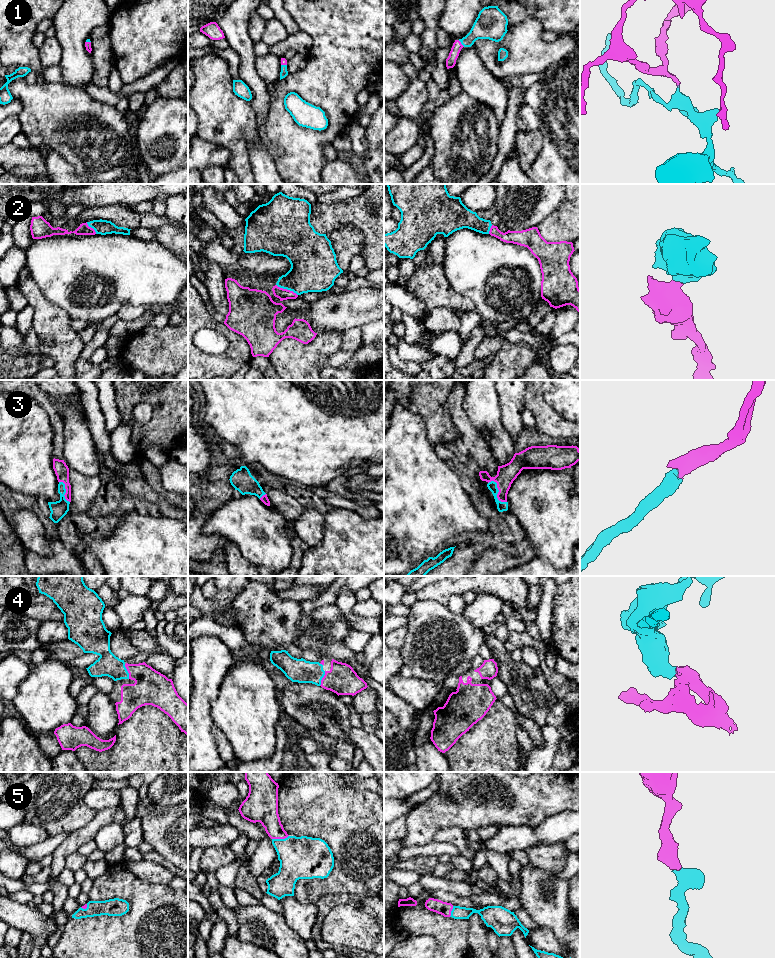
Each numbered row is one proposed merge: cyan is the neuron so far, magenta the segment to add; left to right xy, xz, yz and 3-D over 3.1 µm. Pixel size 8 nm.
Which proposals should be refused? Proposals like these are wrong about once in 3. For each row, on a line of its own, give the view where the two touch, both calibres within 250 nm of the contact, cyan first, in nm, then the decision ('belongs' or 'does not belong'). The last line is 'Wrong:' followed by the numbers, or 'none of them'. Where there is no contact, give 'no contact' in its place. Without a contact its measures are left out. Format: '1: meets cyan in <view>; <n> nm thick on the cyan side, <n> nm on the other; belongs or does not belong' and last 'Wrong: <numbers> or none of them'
1: meets cyan in yz; 200 nm thick on the cyan side, 80 nm on the other; belongs
2: meets cyan in xz; 340 nm thick on the cyan side, 100 nm on the other; belongs
3: meets cyan in yz; 80 nm thick on the cyan side, 160 nm on the other; belongs
4: meets cyan in xy; 180 nm thick on the cyan side, 280 nm on the other; belongs
5: meets cyan in xz; 340 nm thick on the cyan side, 190 nm on the other; belongs
Wrong: none of them

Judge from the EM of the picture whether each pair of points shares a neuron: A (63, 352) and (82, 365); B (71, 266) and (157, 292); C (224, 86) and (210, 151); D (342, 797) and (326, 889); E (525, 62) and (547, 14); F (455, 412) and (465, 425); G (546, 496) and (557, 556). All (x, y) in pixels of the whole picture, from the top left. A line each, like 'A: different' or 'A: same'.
A: different
B: same
C: different
D: same
E: different
F: same
G: same

